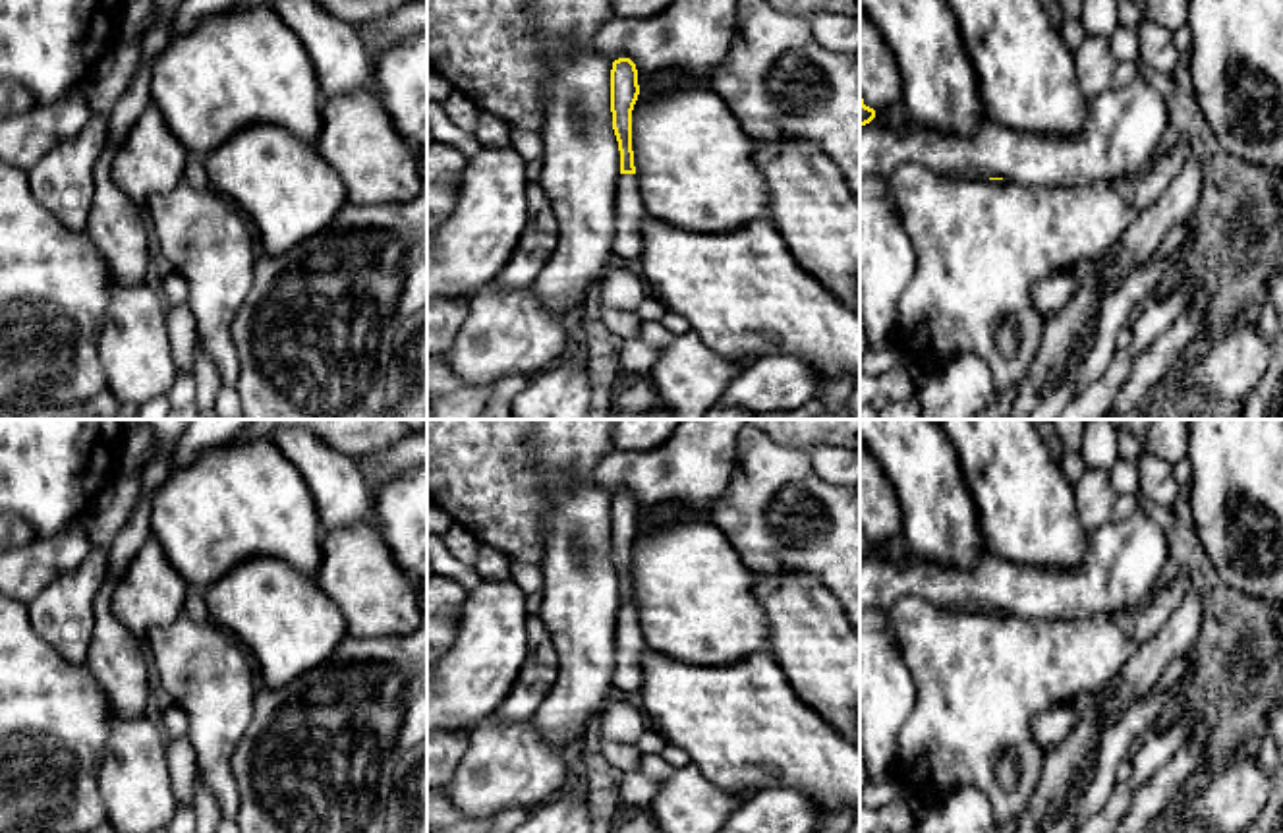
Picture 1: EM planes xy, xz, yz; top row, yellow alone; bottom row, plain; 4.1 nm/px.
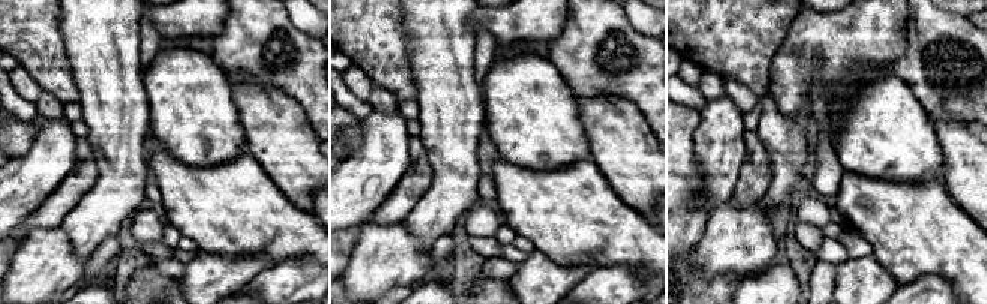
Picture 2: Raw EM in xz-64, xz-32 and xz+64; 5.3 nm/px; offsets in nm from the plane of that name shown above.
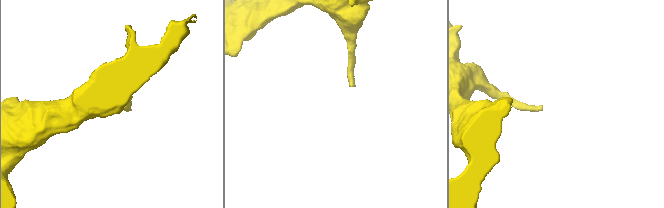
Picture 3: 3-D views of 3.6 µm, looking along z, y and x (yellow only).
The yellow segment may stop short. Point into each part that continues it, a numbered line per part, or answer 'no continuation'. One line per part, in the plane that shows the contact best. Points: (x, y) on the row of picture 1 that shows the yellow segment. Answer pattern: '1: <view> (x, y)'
1: xz (630, 211)

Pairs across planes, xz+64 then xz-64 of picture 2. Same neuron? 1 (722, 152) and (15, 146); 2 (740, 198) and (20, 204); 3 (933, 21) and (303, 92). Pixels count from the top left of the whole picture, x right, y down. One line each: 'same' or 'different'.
1: different
2: different
3: same

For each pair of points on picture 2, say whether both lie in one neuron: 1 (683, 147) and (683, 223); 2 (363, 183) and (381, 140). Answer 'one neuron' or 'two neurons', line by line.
1: one neuron
2: one neuron

